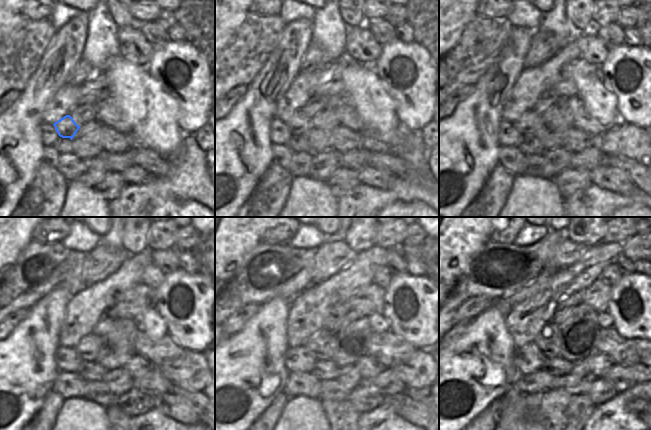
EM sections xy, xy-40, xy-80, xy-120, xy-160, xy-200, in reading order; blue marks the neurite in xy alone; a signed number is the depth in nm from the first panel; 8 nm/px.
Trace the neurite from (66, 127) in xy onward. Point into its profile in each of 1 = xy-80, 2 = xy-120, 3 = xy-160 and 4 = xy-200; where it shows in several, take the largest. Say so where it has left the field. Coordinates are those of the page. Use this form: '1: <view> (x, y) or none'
1: xy-80 (530, 122)
2: xy-120 (89, 348)
3: xy-160 (321, 342)
4: xy-200 (551, 337)

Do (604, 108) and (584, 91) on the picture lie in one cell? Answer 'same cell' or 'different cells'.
same cell

